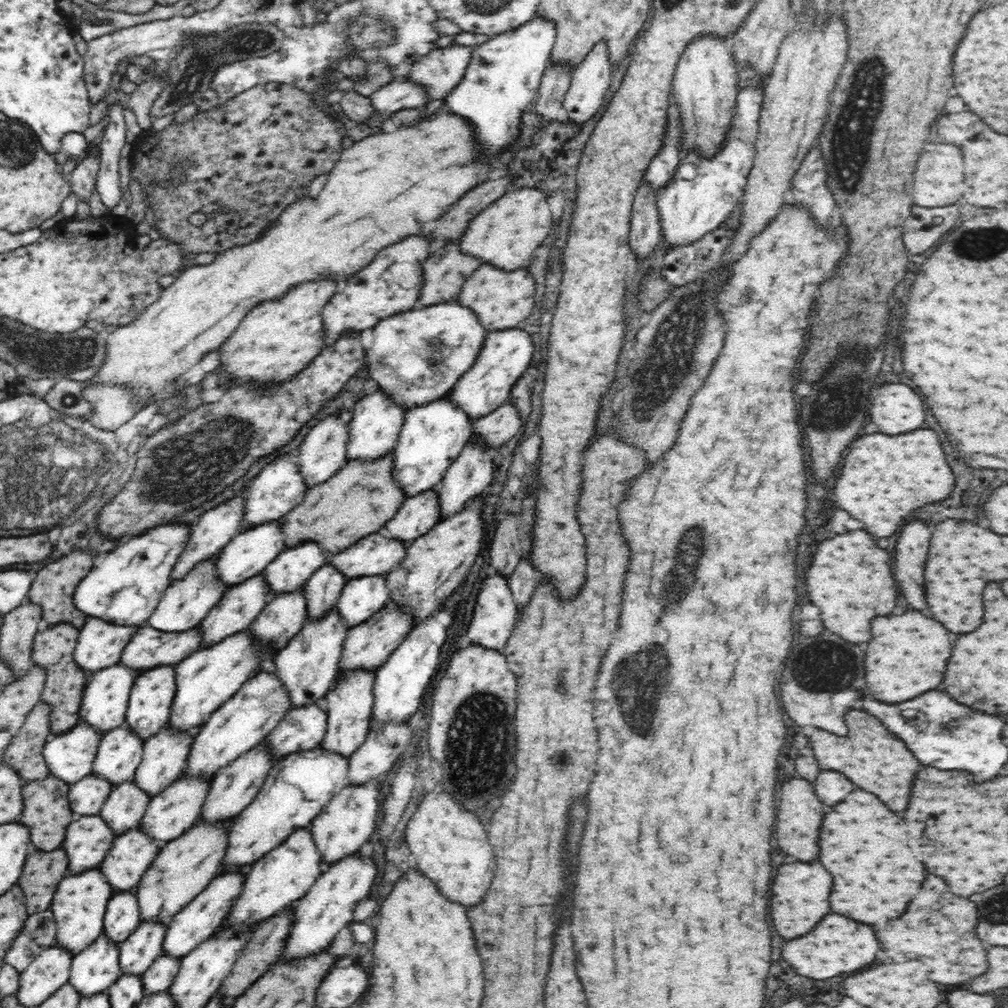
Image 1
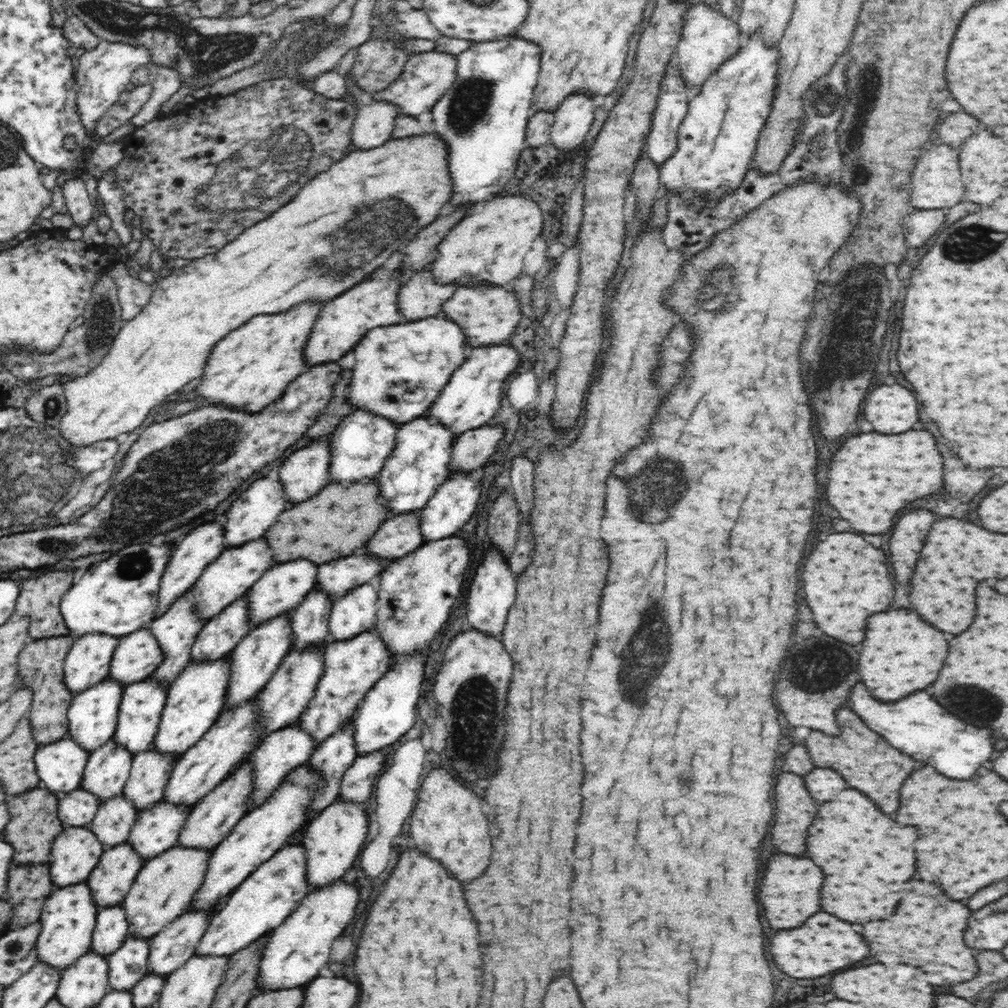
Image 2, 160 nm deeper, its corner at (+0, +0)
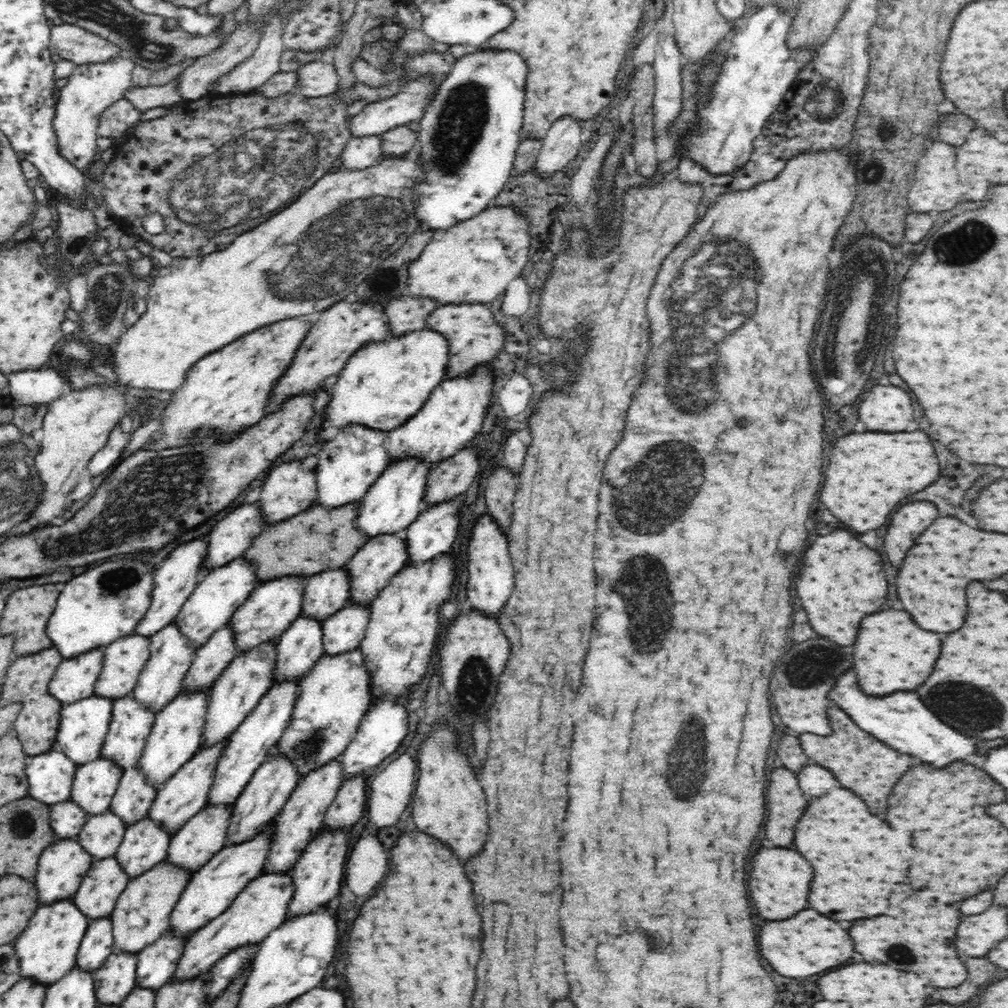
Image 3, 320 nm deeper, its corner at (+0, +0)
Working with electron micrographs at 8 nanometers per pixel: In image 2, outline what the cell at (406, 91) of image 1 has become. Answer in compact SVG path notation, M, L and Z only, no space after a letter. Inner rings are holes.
M366 98L358 108L358 114L354 118L351 136L349 140L354 144L356 150L370 150L376 146L382 146L384 142L391 139L395 118L399 114L399 108L390 104L387 100L369 100Z

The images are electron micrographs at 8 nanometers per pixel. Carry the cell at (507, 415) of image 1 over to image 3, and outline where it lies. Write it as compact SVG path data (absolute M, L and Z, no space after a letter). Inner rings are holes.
M469 445L454 456L436 464L426 479L427 492L423 496L423 508L464 494L478 474L478 465L476 449Z

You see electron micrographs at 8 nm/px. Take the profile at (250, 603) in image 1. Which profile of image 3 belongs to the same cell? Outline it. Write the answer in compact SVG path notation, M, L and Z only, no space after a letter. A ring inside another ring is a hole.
M229 624L217 630L204 646L195 649L195 657L183 681L183 690L198 693L211 688L230 661L238 656L233 630Z

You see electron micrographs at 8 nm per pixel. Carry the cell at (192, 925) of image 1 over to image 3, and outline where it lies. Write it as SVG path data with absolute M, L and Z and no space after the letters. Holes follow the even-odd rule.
M168 931L159 940L137 952L136 984L158 989L168 983L186 948L189 936L177 936Z

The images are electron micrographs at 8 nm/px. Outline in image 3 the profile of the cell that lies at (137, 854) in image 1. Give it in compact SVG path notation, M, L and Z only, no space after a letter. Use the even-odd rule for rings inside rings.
M115 856L94 860L72 901L88 920L108 917L130 880Z

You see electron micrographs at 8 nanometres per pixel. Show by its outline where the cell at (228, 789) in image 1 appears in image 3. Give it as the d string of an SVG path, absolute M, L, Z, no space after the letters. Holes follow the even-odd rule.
M208 805L198 815L192 816L178 832L171 836L165 860L192 874L200 870L212 856L225 847L232 812L232 805Z

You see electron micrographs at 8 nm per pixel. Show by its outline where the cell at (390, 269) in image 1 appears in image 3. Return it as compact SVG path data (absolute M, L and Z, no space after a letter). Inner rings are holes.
M349 297L321 311L318 322L311 326L300 343L286 374L274 386L274 394L272 394L275 404L274 411L292 396L310 394L310 392L320 390L326 378L338 376L347 360L362 346L370 342L390 340L393 334L388 327L388 320L383 311L384 306L384 304L360 302Z

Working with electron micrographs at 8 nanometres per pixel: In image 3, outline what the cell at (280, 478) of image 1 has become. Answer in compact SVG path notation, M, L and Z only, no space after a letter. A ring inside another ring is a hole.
M259 501L250 506L240 506L220 520L207 539L207 551L203 560L204 574L243 556L252 541L266 527L259 508Z

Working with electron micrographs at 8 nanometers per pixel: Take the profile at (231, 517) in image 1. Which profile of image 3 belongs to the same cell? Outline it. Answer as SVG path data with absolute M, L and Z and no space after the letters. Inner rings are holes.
M207 539L190 540L188 544L178 546L172 554L166 557L164 562L154 567L151 603L146 614L137 622L133 633L152 637L156 632L160 632L164 626L175 622L182 605L188 600L188 597L192 594L202 576L204 576L203 560L206 551Z

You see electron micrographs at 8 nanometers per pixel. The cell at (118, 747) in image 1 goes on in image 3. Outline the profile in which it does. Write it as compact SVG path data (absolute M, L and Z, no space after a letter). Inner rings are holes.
M102 757L82 764L76 769L69 800L89 816L107 812L123 772L115 762Z

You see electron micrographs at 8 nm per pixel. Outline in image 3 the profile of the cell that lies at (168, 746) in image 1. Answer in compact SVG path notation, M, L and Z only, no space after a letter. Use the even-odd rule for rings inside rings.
M132 766L123 772L109 810L114 815L119 816L127 827L132 826L132 824L136 824L138 820L148 815L156 799L157 789L156 786L152 786L147 781L147 778L138 766Z

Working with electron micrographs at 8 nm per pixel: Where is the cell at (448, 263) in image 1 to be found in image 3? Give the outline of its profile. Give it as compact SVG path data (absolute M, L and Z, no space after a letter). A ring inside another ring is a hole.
M408 294L391 299L383 311L393 336L402 336L412 330L425 328L429 314L439 306L433 298L418 298Z

